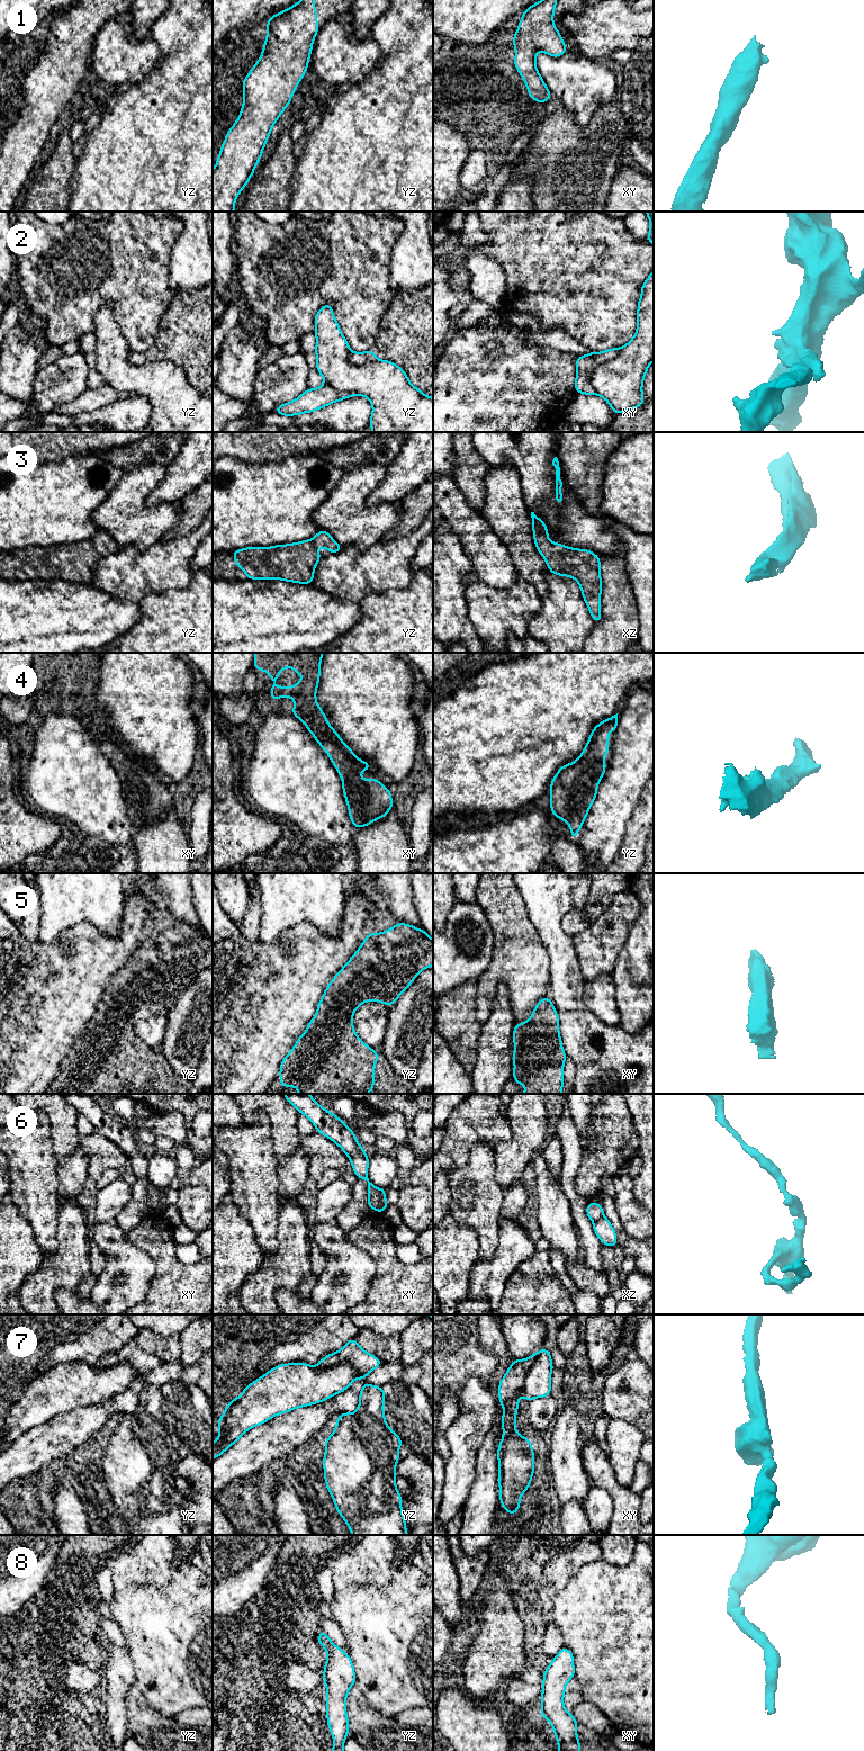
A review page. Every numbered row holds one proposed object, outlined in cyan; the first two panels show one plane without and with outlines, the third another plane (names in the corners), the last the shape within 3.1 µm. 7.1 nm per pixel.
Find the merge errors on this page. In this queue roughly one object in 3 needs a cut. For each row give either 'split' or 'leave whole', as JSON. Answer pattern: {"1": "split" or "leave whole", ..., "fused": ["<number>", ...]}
{"1": "leave whole", "2": "split", "3": "leave whole", "4": "leave whole", "5": "leave whole", "6": "split", "7": "split", "8": "leave whole", "fused": ["2", "6", "7"]}

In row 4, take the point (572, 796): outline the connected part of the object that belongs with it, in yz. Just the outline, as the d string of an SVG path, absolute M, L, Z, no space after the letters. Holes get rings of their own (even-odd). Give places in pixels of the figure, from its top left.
M618 713L601 721L591 731L588 742L578 758L572 764L562 765L550 784L550 809L555 817L562 819L572 828L570 838L579 834L587 814L597 794L598 782L603 779L608 763L603 756L609 754L609 733L618 728Z

